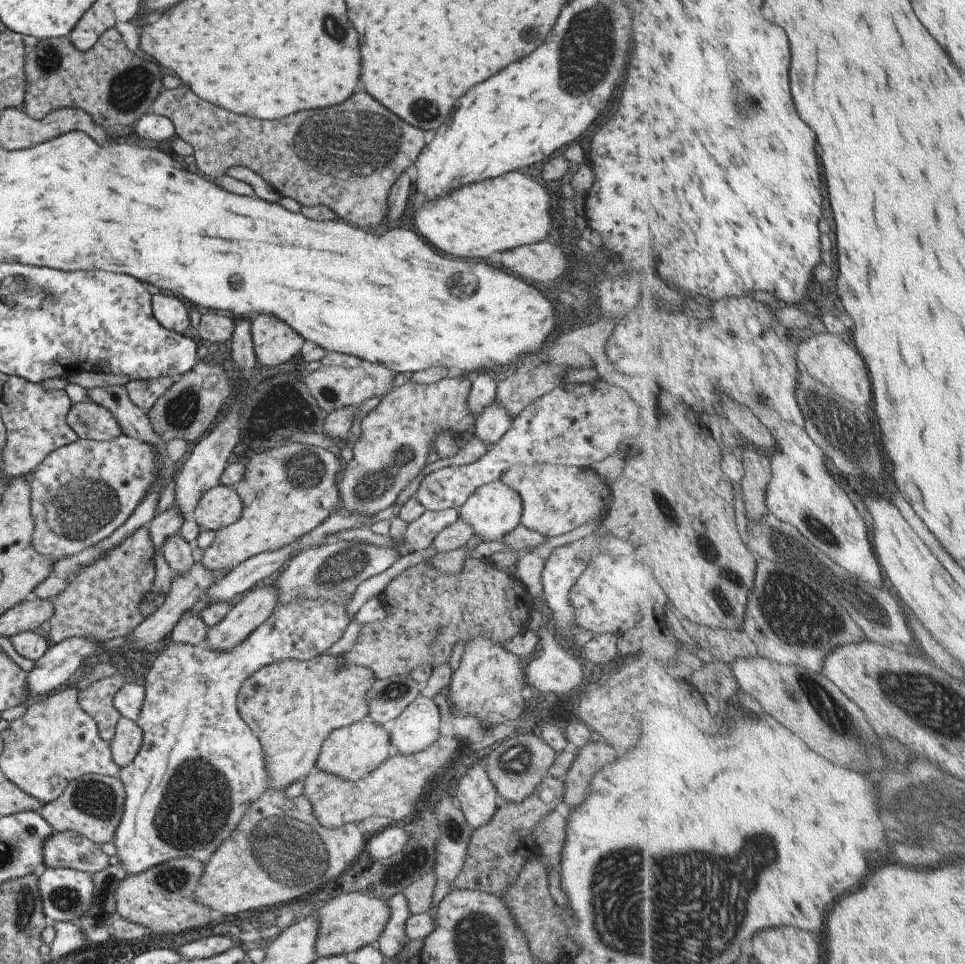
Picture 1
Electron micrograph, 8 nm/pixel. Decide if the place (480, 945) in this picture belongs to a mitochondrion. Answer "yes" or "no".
yes

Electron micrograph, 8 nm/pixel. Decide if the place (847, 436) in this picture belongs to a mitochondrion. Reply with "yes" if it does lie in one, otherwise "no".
yes

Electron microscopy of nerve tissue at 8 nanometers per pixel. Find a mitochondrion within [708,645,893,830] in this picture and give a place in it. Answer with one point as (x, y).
(826, 704)

